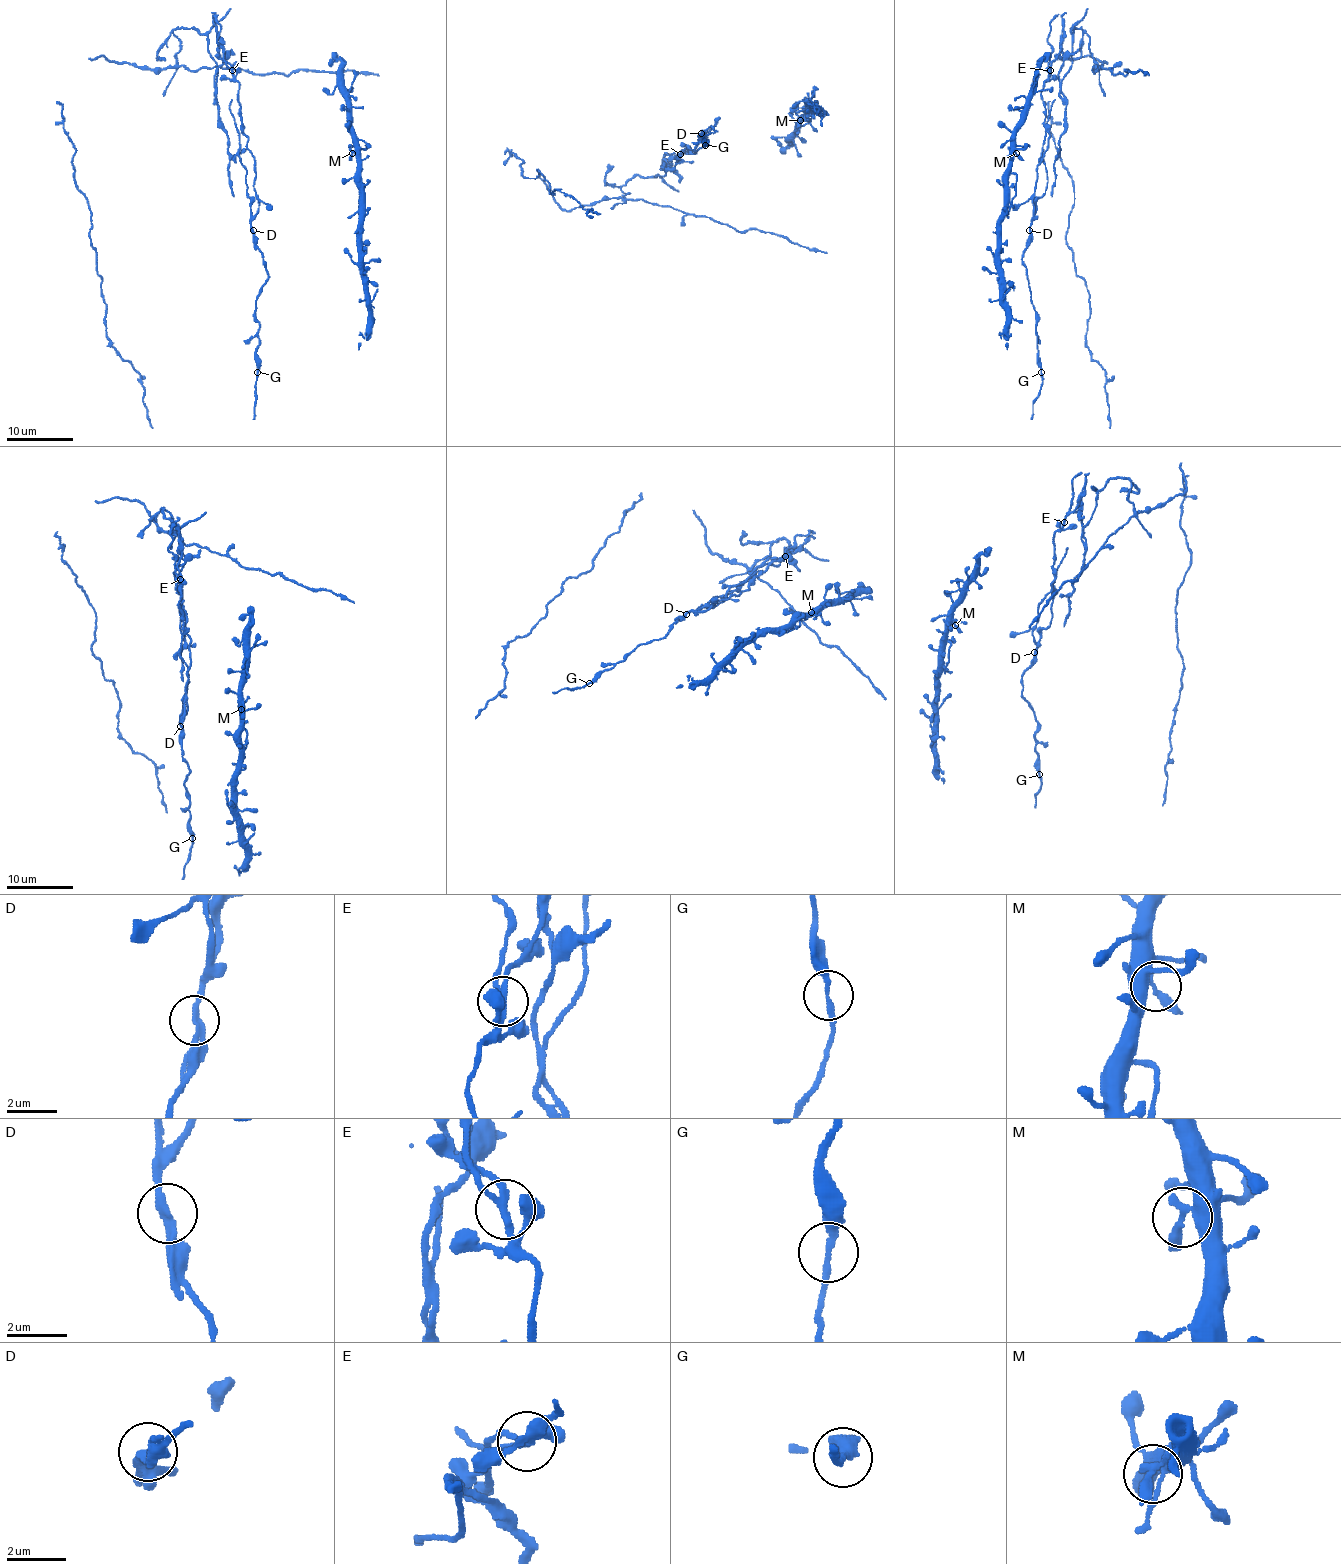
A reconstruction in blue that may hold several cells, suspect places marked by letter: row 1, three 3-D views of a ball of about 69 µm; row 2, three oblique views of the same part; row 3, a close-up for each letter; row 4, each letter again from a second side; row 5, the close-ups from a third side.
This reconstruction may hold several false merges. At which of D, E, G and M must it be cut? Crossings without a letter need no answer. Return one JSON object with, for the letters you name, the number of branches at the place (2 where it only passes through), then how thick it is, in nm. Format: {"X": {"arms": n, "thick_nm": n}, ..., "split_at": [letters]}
{"D": {"arms": 2, "thick_nm": 240}, "E": {"arms": 2, "thick_nm": 260}, "split_at": ["D", "E"]}

